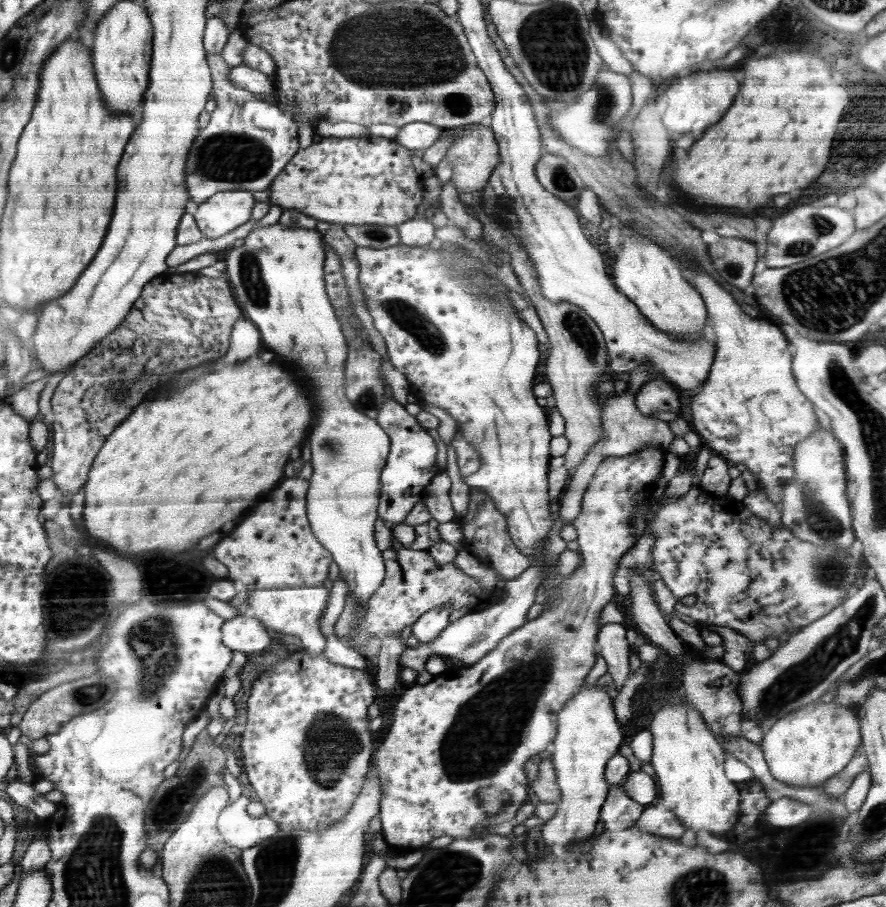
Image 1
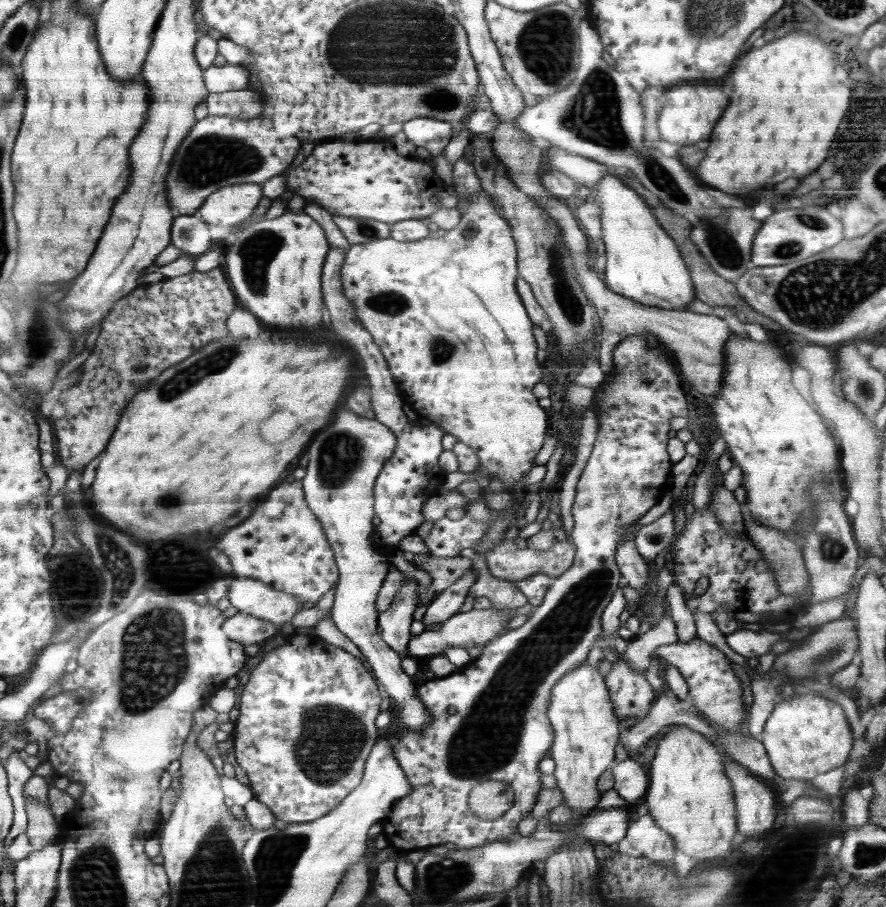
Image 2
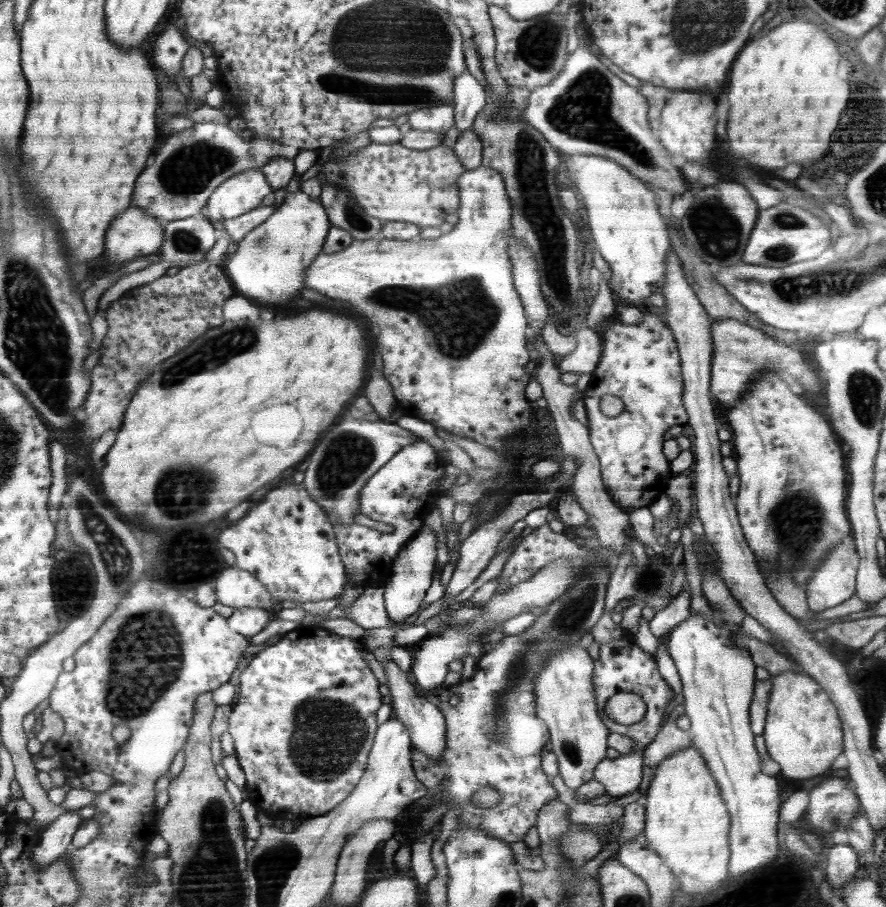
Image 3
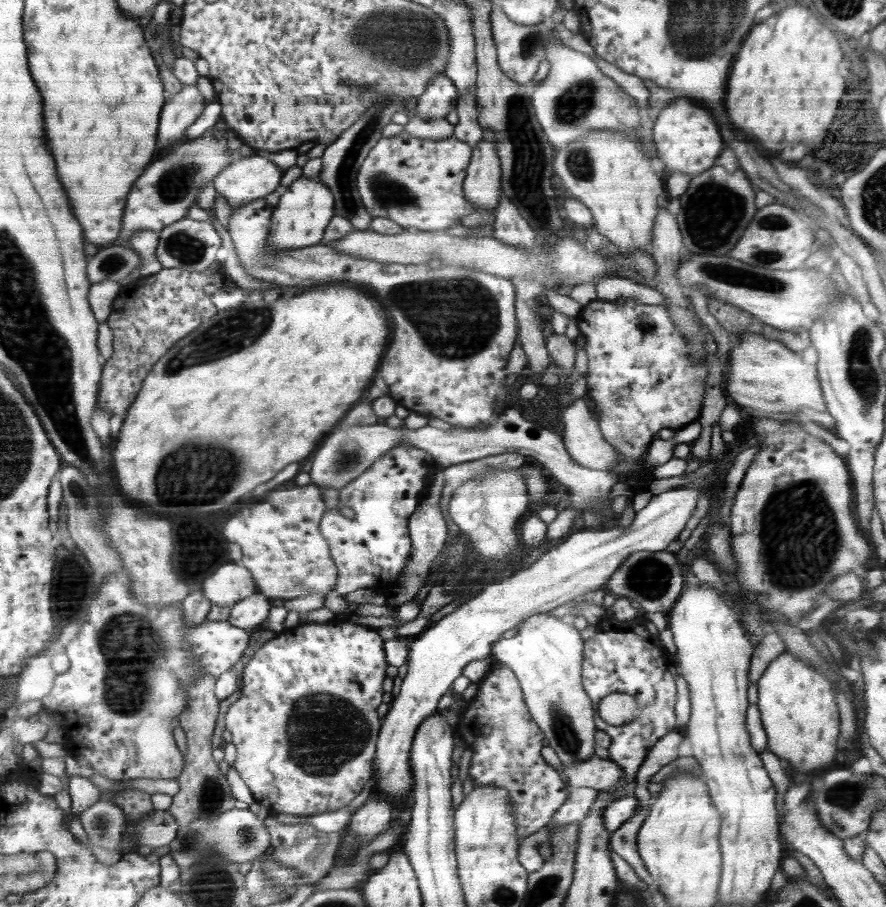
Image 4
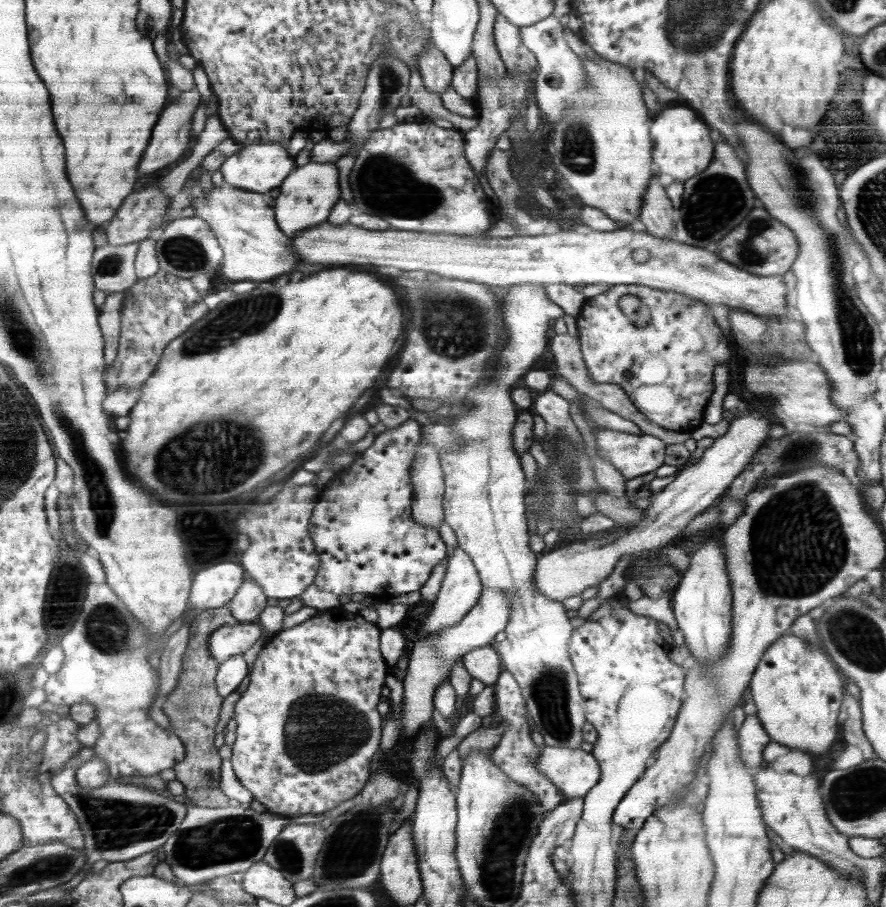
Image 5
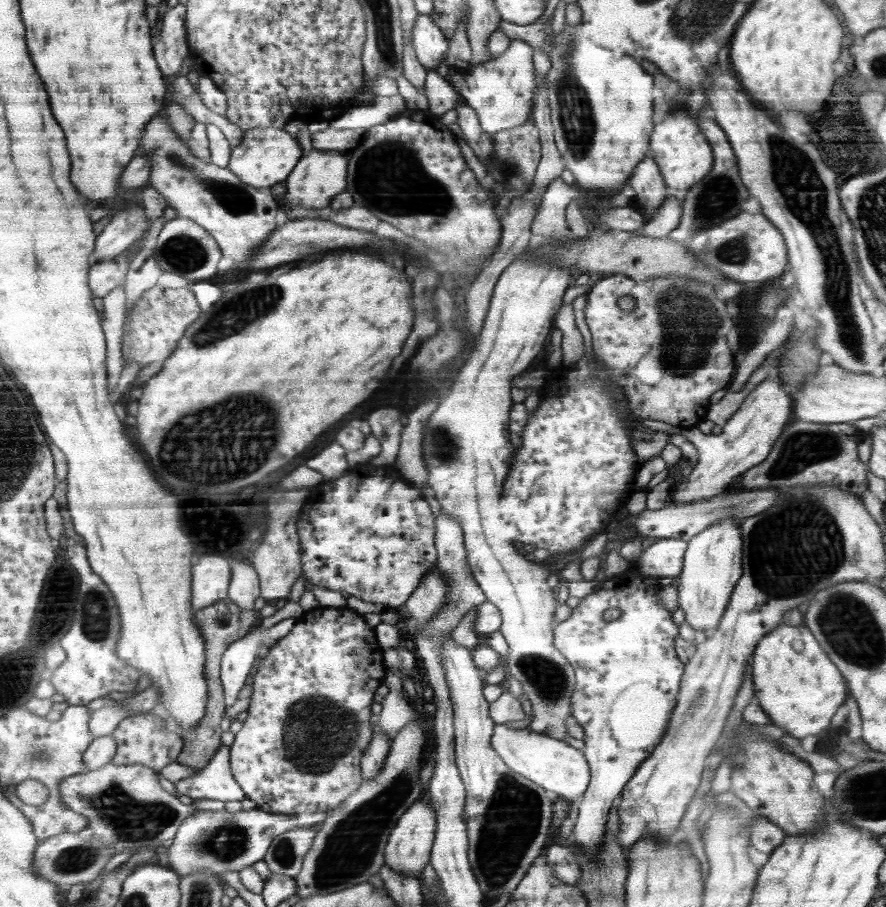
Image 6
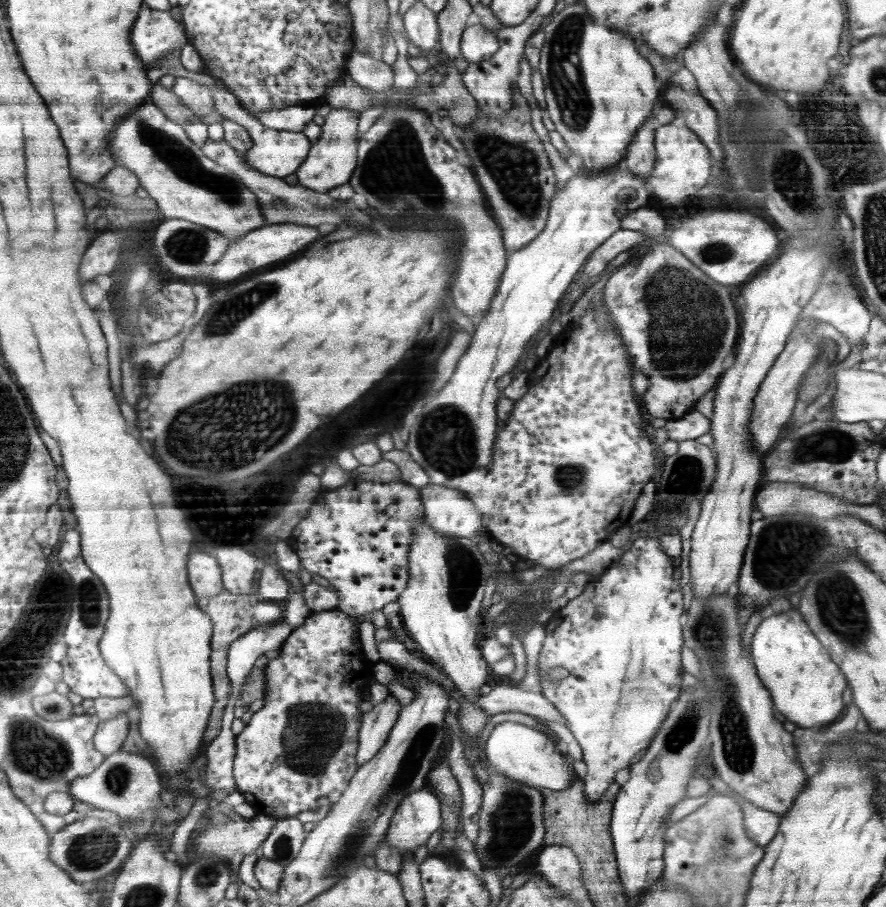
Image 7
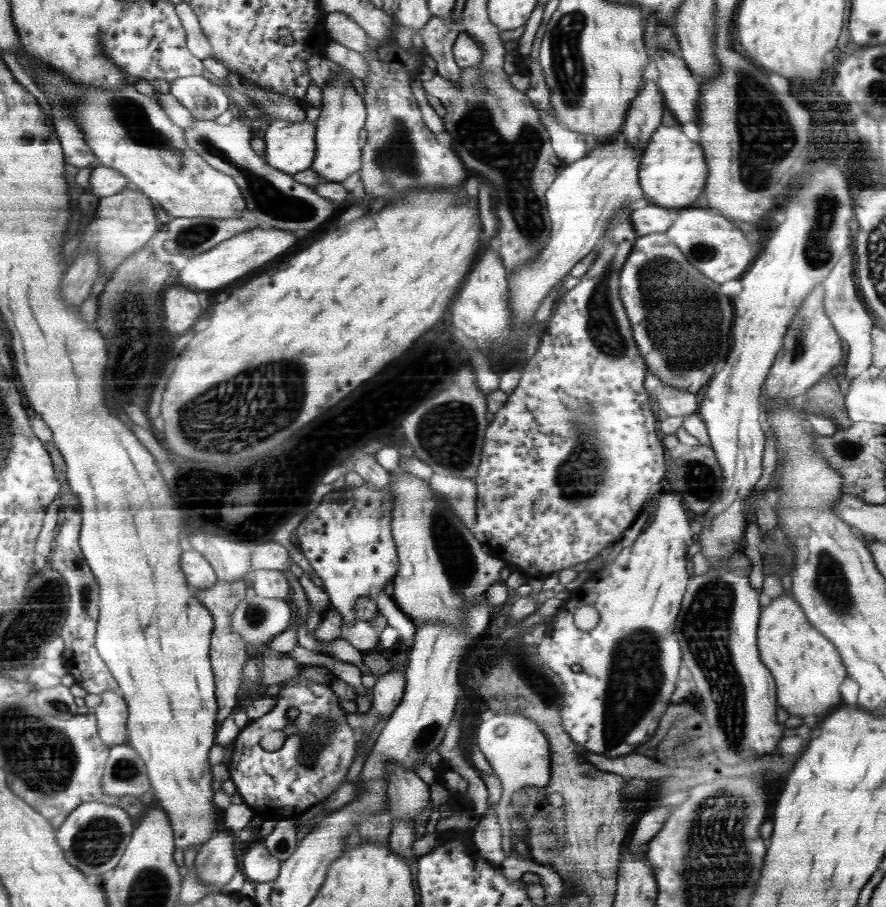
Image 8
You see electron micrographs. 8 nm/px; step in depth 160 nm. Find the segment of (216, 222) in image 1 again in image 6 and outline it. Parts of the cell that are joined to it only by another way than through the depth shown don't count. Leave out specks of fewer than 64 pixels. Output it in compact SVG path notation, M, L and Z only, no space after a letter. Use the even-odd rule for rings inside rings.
M257 126L247 130L241 143L232 149L227 168L234 171L240 180L249 186L256 189L271 188L277 183L287 181L302 158L298 139L288 134L284 127Z

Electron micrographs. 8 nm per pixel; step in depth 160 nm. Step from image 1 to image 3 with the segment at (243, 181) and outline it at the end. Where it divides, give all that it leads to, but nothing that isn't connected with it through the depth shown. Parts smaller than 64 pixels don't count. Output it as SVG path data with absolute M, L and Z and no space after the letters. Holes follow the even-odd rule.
M216 122L195 123L191 129L183 130L182 133L174 133L162 143L157 150L156 158L151 166L140 174L140 182L136 182L136 204L144 212L149 212L161 222L175 221L194 217L202 207L210 201L210 197L225 181L249 169L262 169L273 158L283 156L294 159L300 152L295 144L291 146L276 142L270 137L252 134L246 128L240 131L232 130L227 124L216 124Z

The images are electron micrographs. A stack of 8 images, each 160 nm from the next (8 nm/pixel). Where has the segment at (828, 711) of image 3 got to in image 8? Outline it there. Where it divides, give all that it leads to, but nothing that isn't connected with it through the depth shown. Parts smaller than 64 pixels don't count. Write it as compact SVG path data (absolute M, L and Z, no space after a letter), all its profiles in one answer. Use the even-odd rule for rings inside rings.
M786 592L765 605L760 617L759 646L763 663L772 666L770 670L779 688L780 706L790 716L824 718L828 710L840 704L838 688L846 678L846 668L834 644L814 628L792 594Z

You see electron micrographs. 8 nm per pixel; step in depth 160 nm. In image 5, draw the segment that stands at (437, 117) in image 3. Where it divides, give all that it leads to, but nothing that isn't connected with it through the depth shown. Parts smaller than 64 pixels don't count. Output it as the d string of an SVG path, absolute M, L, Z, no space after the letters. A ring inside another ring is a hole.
M433 44L421 54L418 68L428 92L440 95L451 87L455 68Z

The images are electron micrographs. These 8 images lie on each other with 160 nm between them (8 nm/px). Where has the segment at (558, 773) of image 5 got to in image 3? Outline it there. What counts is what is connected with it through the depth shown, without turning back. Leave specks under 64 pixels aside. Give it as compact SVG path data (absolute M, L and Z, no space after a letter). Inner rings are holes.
M627 753L613 759L604 759L595 768L594 778L612 797L634 792L642 780L643 753Z

